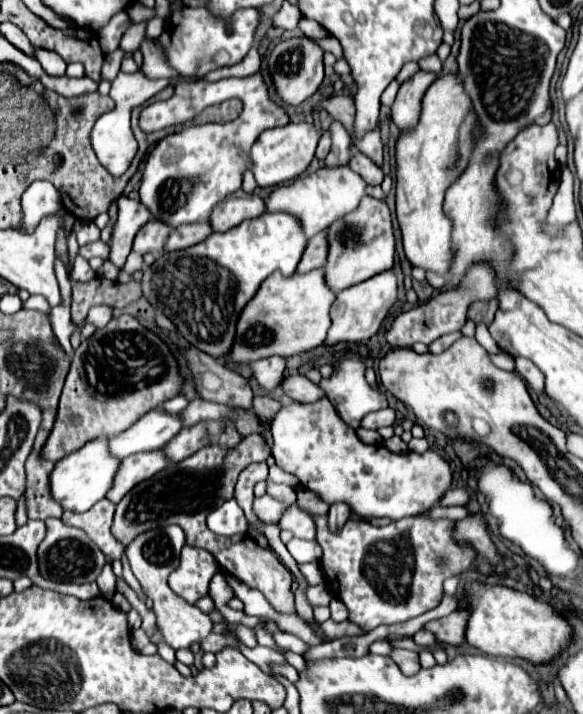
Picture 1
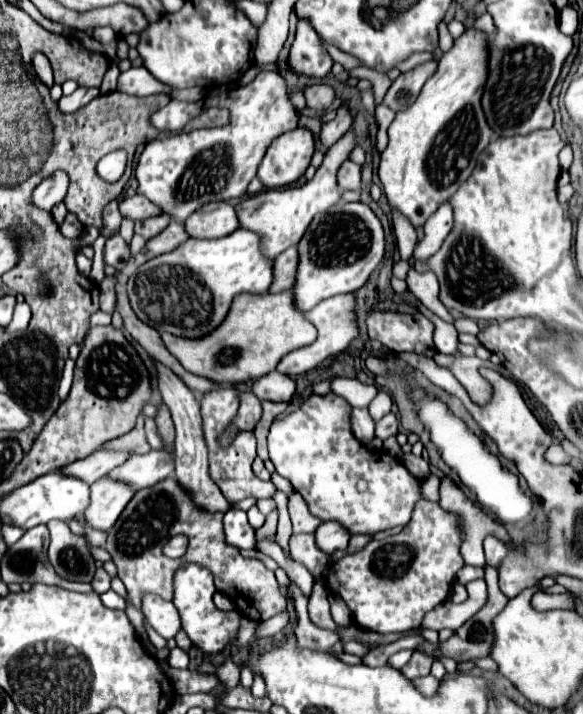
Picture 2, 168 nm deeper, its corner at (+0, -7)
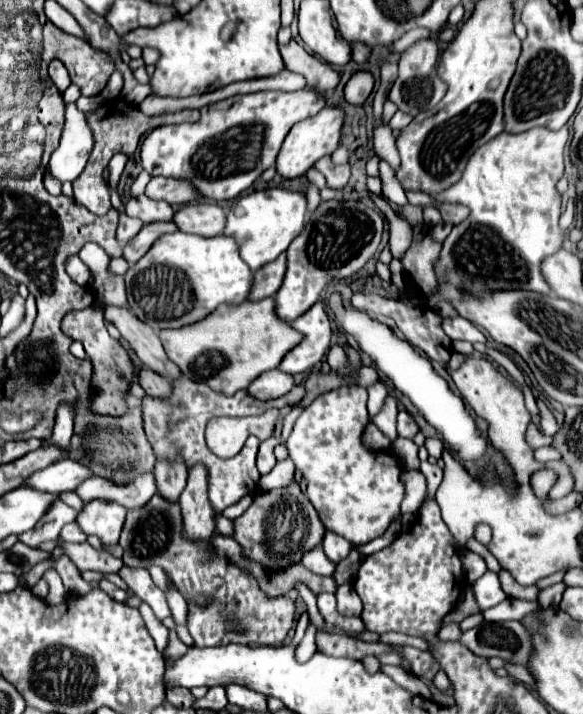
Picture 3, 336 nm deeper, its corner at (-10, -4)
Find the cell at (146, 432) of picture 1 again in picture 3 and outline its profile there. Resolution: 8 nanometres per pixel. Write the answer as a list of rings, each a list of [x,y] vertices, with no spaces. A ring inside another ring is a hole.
[[[65,457],[55,461],[47,469],[41,469],[39,473],[27,477],[27,481],[23,481],[23,487],[45,493],[61,493],[61,491],[73,491],[75,485],[83,483],[87,477],[93,477],[89,469],[83,469],[83,465]]]

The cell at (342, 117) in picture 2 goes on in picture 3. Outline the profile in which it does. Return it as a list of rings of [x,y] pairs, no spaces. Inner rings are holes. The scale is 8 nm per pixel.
[[[357,71],[345,85],[345,99],[353,105],[361,105],[373,91],[373,75],[369,71]]]

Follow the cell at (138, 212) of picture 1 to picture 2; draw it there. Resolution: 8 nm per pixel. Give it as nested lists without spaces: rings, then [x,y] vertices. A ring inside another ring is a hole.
[[[133,196],[133,198],[125,198],[121,204],[119,204],[119,212],[123,218],[129,218],[133,222],[141,222],[141,220],[147,220],[147,218],[153,218],[153,216],[159,216],[161,210],[145,200],[143,196]]]

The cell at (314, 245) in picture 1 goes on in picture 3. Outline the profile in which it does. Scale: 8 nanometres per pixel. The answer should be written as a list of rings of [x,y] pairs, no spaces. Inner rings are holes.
[[[283,253],[279,259],[267,263],[259,271],[255,271],[253,273],[253,285],[251,285],[251,291],[249,291],[249,301],[273,297],[277,293],[279,285],[283,283],[285,269],[287,269],[287,257]]]

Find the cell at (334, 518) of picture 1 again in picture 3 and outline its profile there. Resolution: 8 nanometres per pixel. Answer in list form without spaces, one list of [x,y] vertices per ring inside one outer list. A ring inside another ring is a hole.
[[[325,533],[321,547],[323,547],[323,553],[327,555],[327,559],[333,563],[339,563],[351,551],[351,543],[343,541],[343,537],[339,537],[337,533]]]

